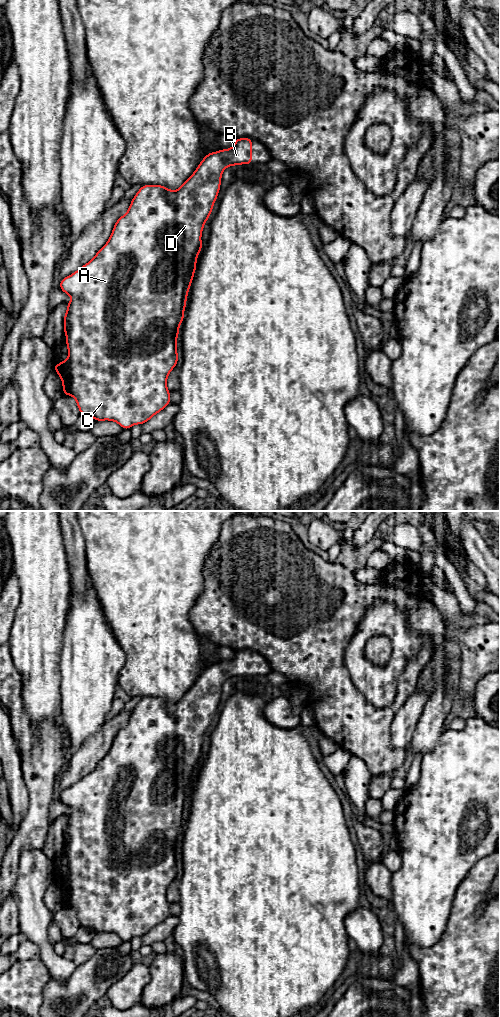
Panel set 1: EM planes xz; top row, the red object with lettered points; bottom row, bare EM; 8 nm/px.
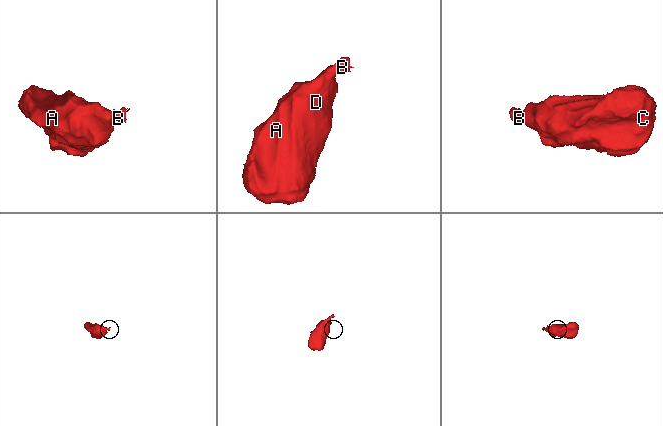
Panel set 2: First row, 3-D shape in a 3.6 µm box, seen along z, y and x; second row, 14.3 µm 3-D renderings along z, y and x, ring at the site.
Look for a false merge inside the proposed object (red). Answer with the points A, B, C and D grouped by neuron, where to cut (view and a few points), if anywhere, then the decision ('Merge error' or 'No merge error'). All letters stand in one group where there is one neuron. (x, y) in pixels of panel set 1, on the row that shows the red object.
Groups: A B C D. No split. No merge error

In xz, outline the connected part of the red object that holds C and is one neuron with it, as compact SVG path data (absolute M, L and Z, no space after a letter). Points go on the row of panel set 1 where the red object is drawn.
M251 138L235 139L235 143L230 149L222 149L207 154L193 174L175 191L162 185L143 185L131 200L128 211L116 221L107 243L98 250L88 263L59 282L60 289L71 298L67 302L68 308L64 315L64 333L66 335L68 358L61 361L59 365L54 363L53 368L62 380L63 395L66 394L76 399L78 409L82 415L89 416L96 421L115 421L123 429L130 429L133 425L146 423L171 403L170 391L166 382L168 375L178 362L176 343L179 335L179 326L183 323L187 295L196 271L197 258L202 249L201 236L203 227L212 212L220 191L224 169L241 164L252 164Z

